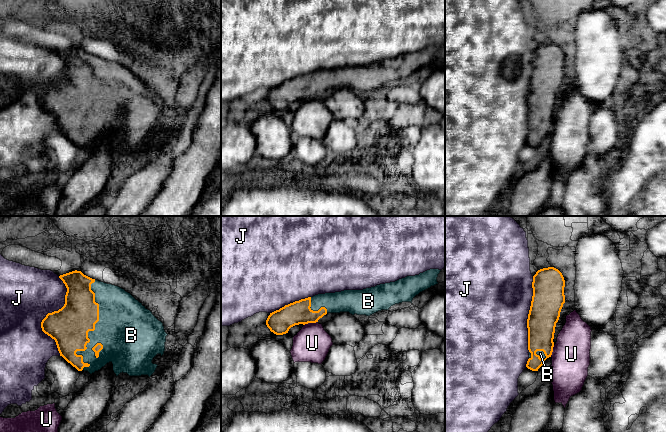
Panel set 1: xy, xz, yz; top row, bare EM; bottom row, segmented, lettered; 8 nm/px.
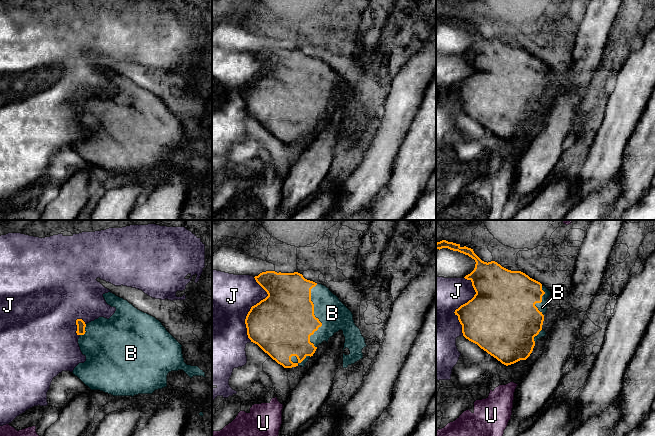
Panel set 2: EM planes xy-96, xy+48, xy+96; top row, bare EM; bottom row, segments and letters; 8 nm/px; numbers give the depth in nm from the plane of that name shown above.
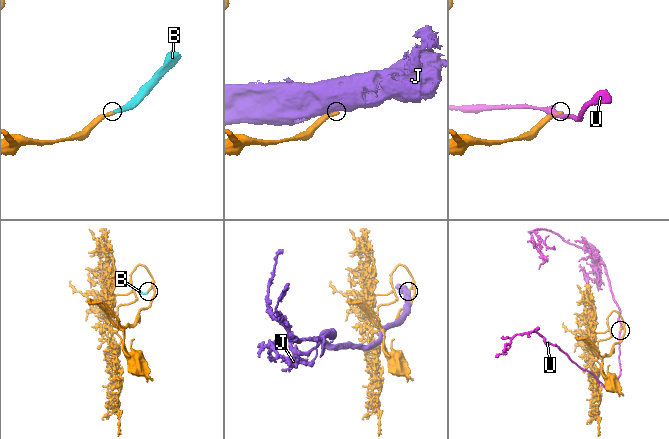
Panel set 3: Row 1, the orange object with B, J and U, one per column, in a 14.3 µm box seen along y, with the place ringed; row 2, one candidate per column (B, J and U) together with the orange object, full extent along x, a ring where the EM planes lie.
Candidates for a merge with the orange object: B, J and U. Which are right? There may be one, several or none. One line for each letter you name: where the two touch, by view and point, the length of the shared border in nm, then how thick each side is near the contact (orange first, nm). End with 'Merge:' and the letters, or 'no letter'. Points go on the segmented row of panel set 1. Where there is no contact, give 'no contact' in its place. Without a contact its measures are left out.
B: meets orange in xy at (90, 330); contact 750 nm long; 320 nm thick on the orange side, 400 nm on the other
Merge: B

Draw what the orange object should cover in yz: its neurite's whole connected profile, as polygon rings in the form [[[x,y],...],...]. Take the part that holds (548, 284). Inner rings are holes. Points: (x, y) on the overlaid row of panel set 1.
[[[554,267],[540,269],[533,276],[533,296],[527,319],[529,359],[526,364],[532,371],[538,371],[544,361],[552,355],[555,327],[565,303],[564,287],[564,277]]]

